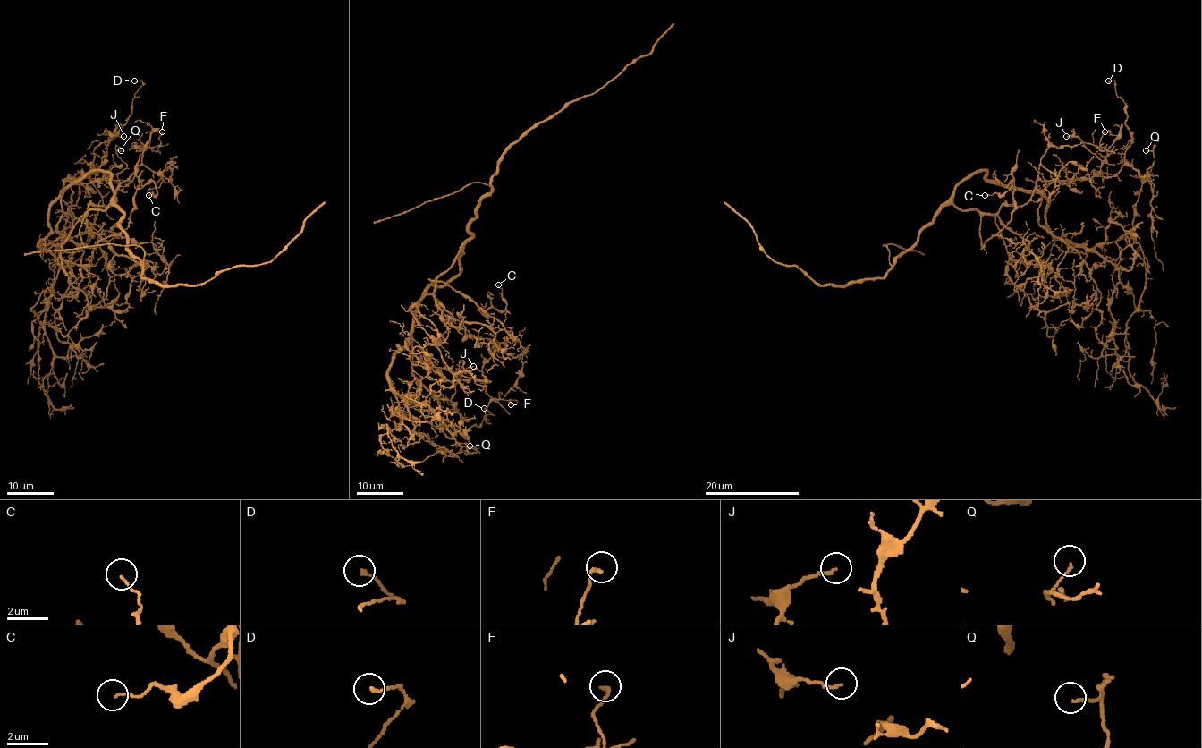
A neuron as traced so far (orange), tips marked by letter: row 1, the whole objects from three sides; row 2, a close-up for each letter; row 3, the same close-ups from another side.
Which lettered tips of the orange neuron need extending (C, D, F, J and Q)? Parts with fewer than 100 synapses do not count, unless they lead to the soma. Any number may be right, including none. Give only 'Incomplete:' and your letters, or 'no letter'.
Incomplete: no letter

